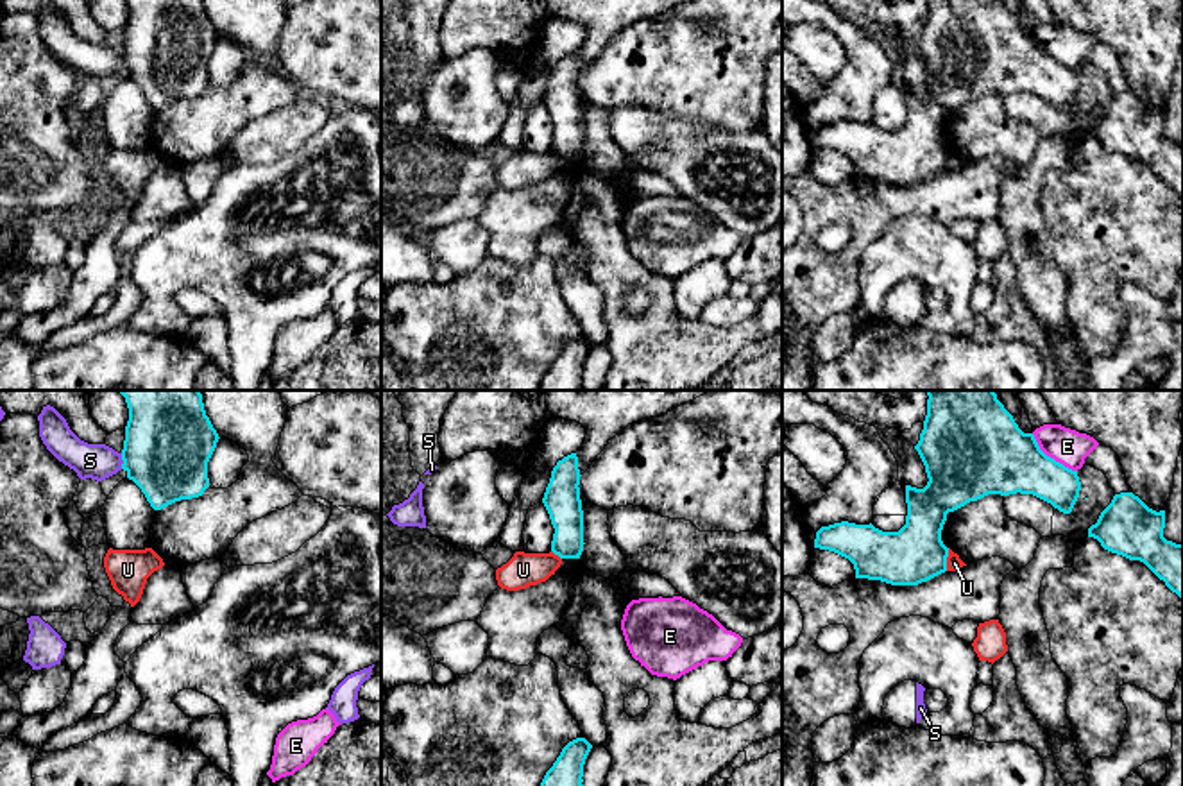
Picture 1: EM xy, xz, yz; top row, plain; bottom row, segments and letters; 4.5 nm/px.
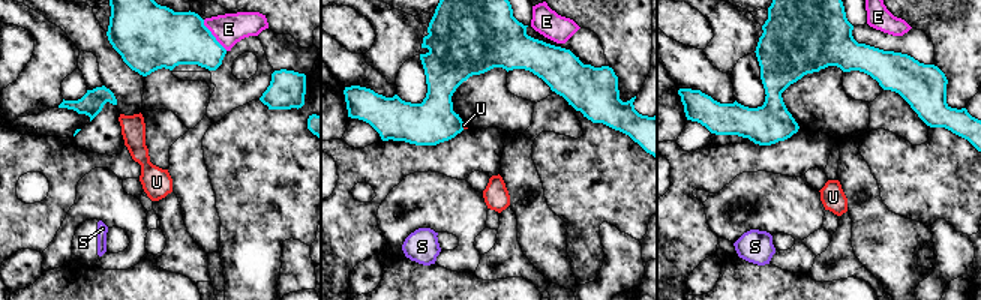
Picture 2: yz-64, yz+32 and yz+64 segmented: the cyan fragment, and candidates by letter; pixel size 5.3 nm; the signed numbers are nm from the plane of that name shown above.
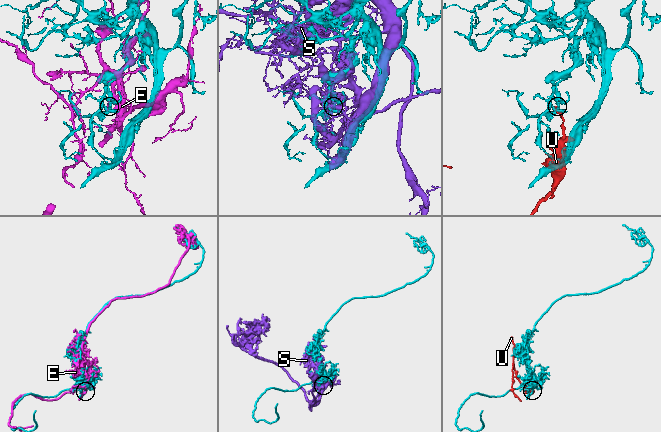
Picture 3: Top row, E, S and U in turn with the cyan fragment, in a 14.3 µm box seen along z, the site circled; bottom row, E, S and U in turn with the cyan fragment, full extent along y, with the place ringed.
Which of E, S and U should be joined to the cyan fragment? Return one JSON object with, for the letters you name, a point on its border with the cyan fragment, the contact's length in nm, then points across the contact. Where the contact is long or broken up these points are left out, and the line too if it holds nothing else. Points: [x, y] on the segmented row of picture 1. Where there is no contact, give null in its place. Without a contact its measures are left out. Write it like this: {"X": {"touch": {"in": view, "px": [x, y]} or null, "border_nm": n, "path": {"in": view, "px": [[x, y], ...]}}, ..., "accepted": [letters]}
{"accepted": []}

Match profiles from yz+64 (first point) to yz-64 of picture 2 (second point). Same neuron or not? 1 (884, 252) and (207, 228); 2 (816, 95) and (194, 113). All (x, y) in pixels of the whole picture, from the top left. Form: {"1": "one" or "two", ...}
{"1": "one", "2": "one"}

